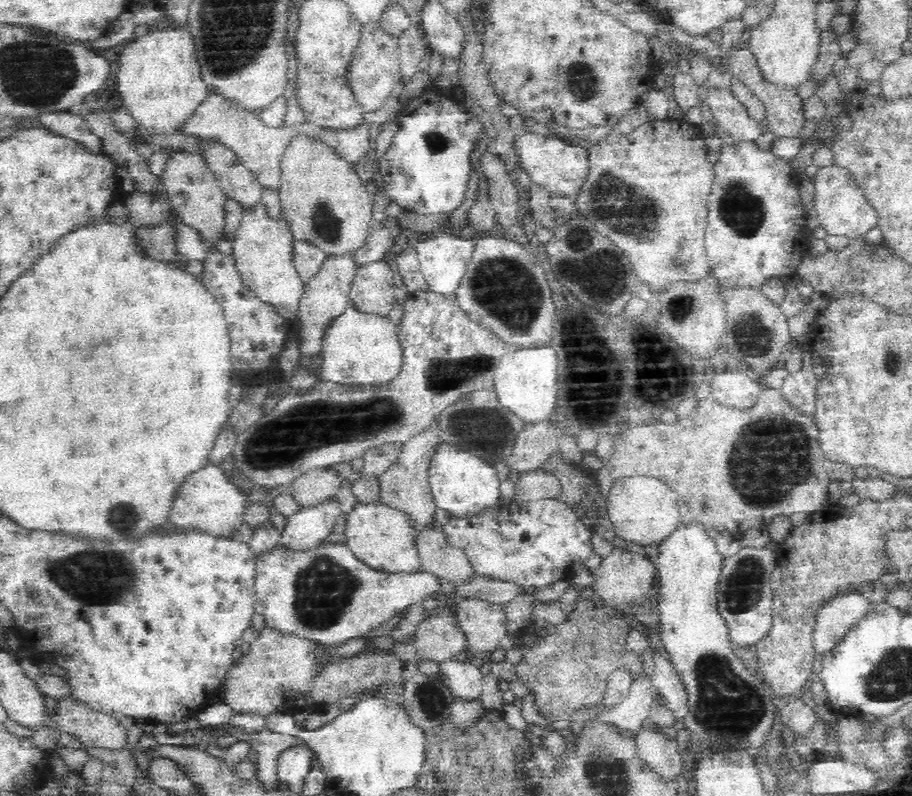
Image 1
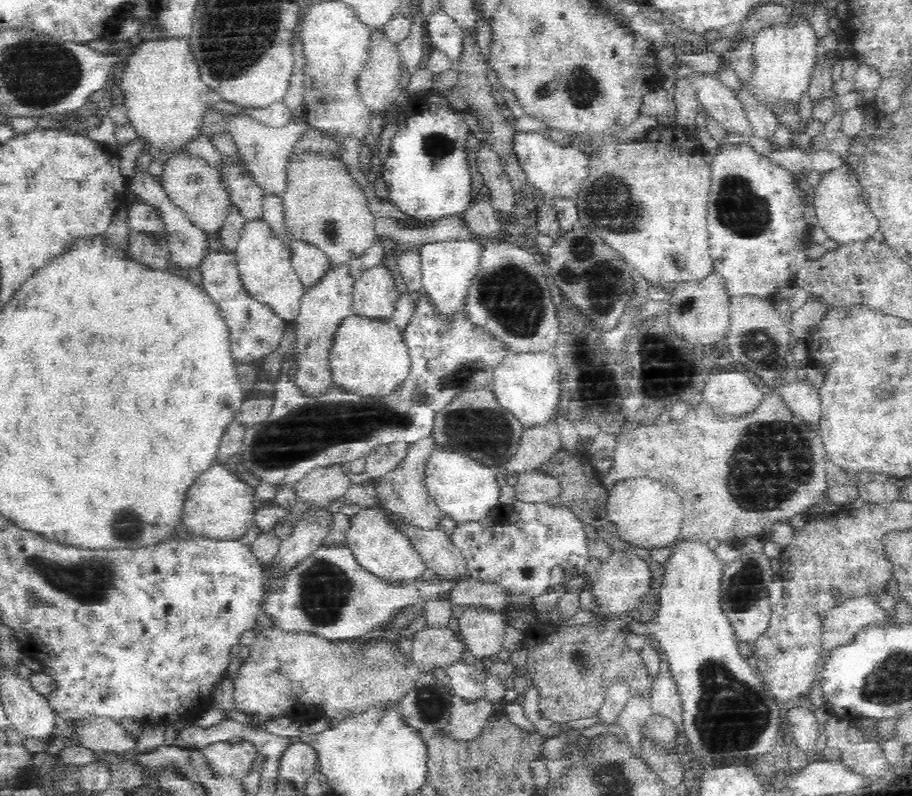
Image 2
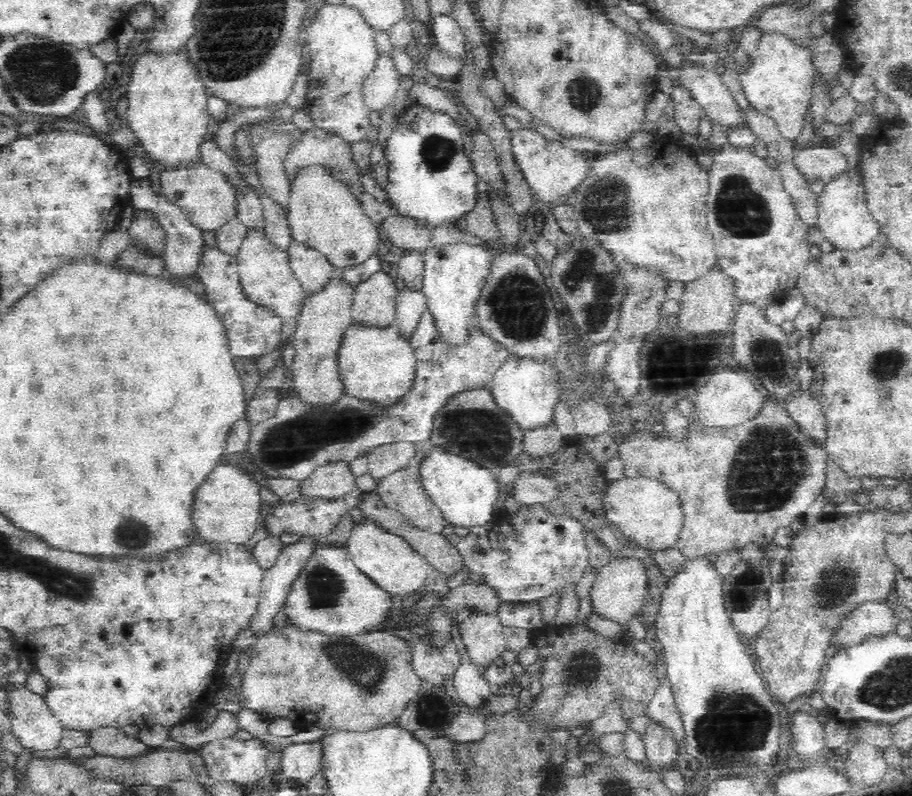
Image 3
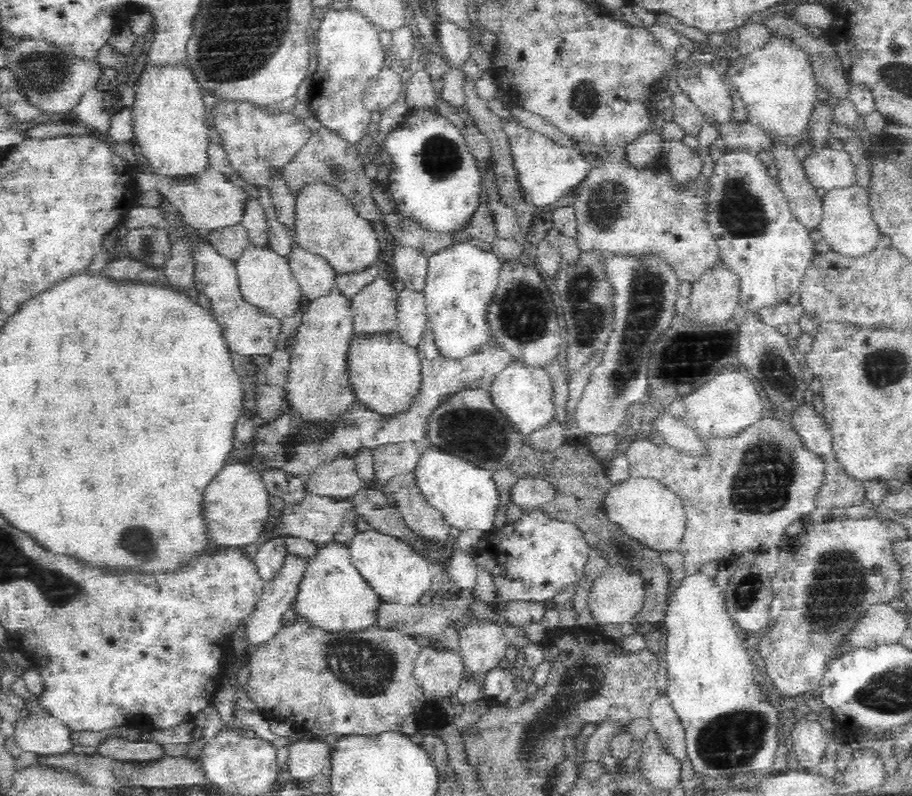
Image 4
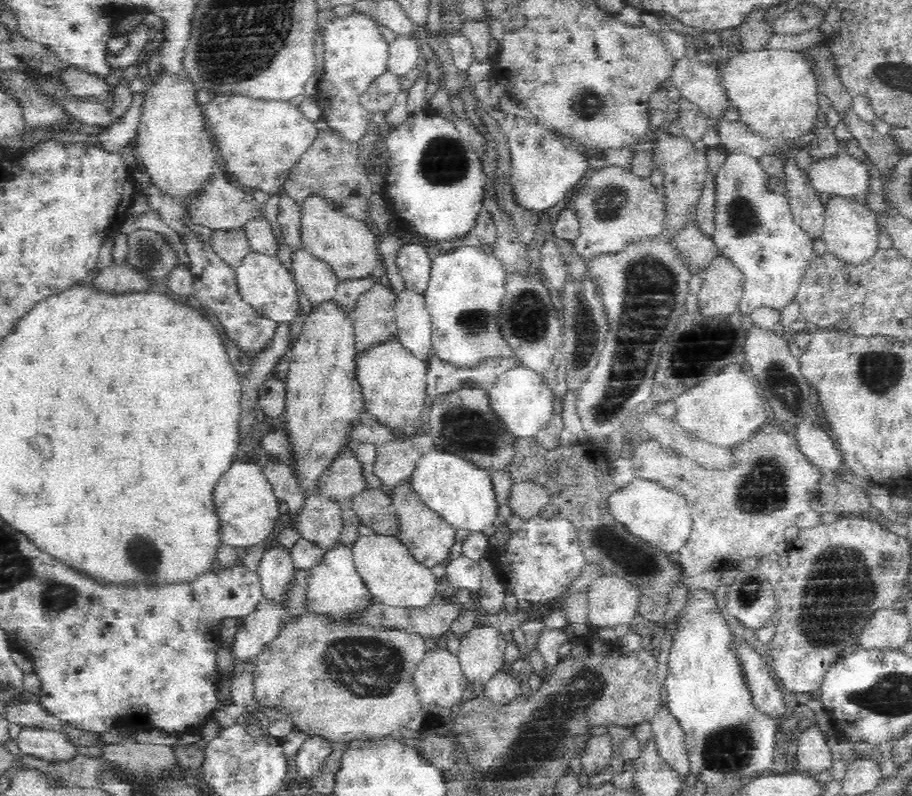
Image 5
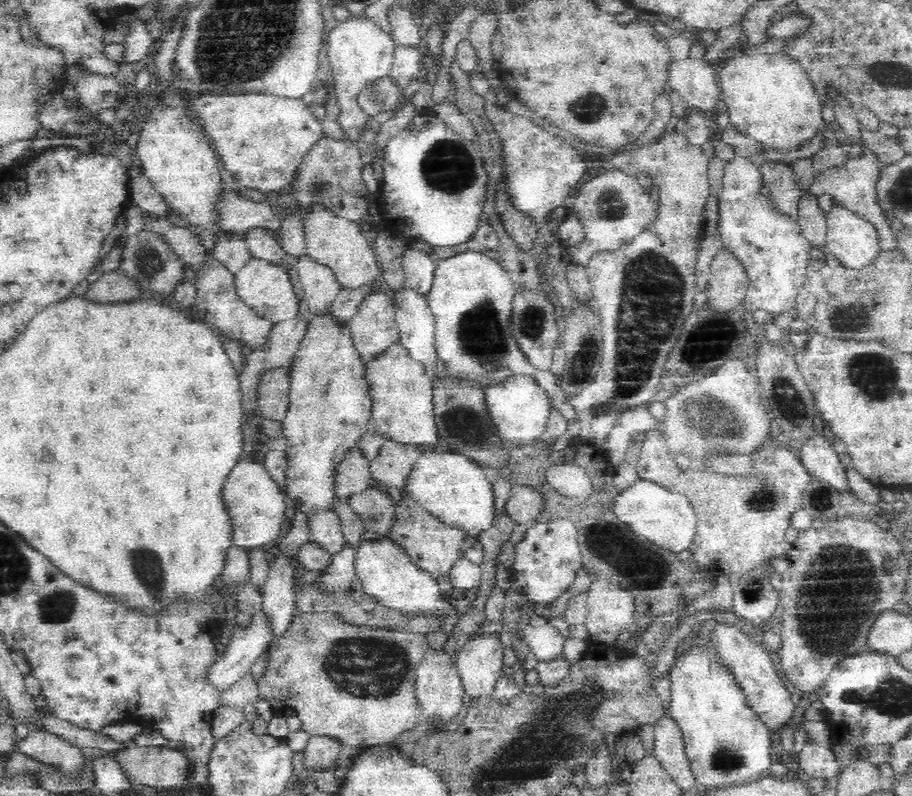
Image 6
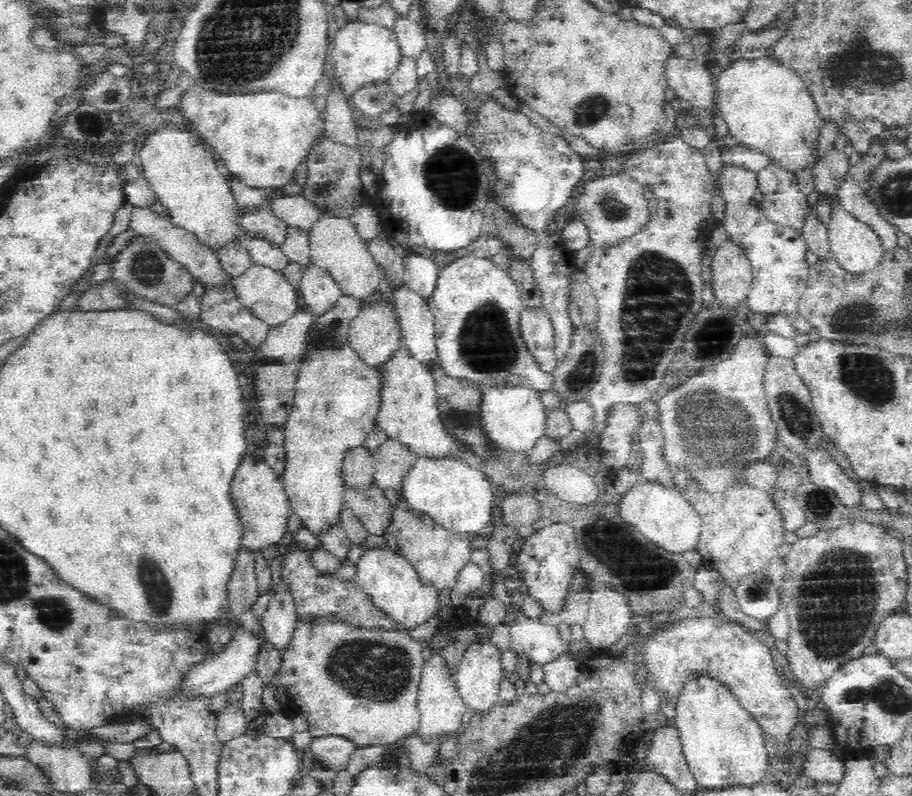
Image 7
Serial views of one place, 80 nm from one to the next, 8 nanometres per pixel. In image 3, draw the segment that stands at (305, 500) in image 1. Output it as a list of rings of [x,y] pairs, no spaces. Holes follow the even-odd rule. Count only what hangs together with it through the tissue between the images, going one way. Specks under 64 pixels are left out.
[[[344,461],[320,466],[298,483],[302,497],[326,501],[341,498],[357,488],[356,476],[351,473],[349,463]]]

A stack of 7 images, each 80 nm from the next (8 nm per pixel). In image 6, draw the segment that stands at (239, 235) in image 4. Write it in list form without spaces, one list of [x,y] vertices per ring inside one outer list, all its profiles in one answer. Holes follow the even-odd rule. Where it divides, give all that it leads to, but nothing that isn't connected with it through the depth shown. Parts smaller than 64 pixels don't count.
[[[216,231],[215,243],[210,252],[234,274],[252,257],[245,237],[240,237],[230,231]]]

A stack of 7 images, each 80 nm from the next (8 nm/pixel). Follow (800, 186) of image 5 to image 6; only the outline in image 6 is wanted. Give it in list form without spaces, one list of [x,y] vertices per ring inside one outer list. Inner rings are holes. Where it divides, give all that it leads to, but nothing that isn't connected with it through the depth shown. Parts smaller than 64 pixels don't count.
[[[800,189],[803,193],[795,208],[795,219],[804,237],[812,243],[812,248],[822,248],[827,231],[826,214],[822,212],[822,208],[818,204],[818,195],[810,190]]]

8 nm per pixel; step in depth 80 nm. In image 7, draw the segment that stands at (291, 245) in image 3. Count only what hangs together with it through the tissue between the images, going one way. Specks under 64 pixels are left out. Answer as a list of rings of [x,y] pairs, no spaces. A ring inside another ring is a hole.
[[[312,261],[302,267],[299,292],[300,298],[306,301],[304,309],[312,315],[323,315],[336,304],[341,288],[332,273]]]

